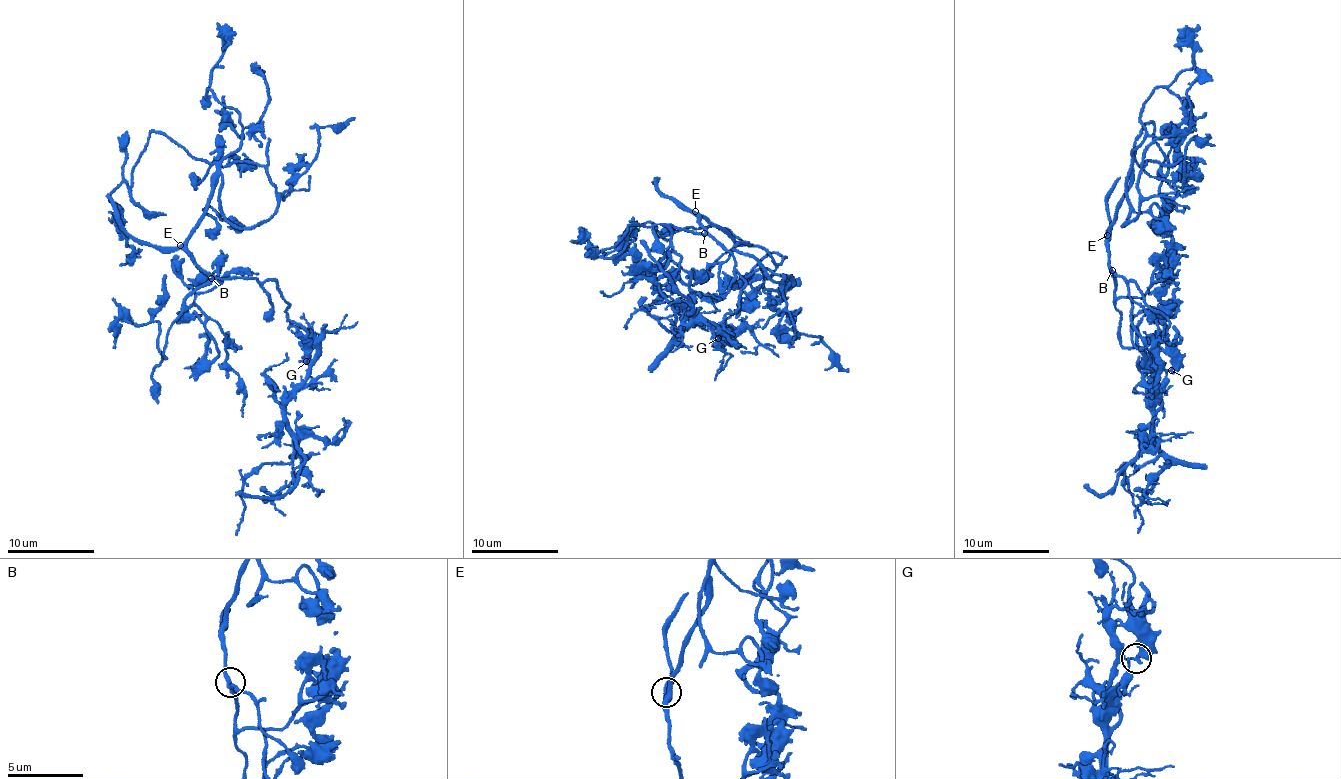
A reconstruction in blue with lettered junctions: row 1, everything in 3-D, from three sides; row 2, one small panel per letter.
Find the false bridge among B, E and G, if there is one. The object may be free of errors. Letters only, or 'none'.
G

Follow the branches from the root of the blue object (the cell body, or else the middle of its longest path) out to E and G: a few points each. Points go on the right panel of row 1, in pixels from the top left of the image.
E: (1113, 271), (1108, 261), (1107, 235)
G: (1113, 271), (1109, 272), (1134, 281), (1148, 306), (1165, 317), (1174, 328), (1171, 369)

